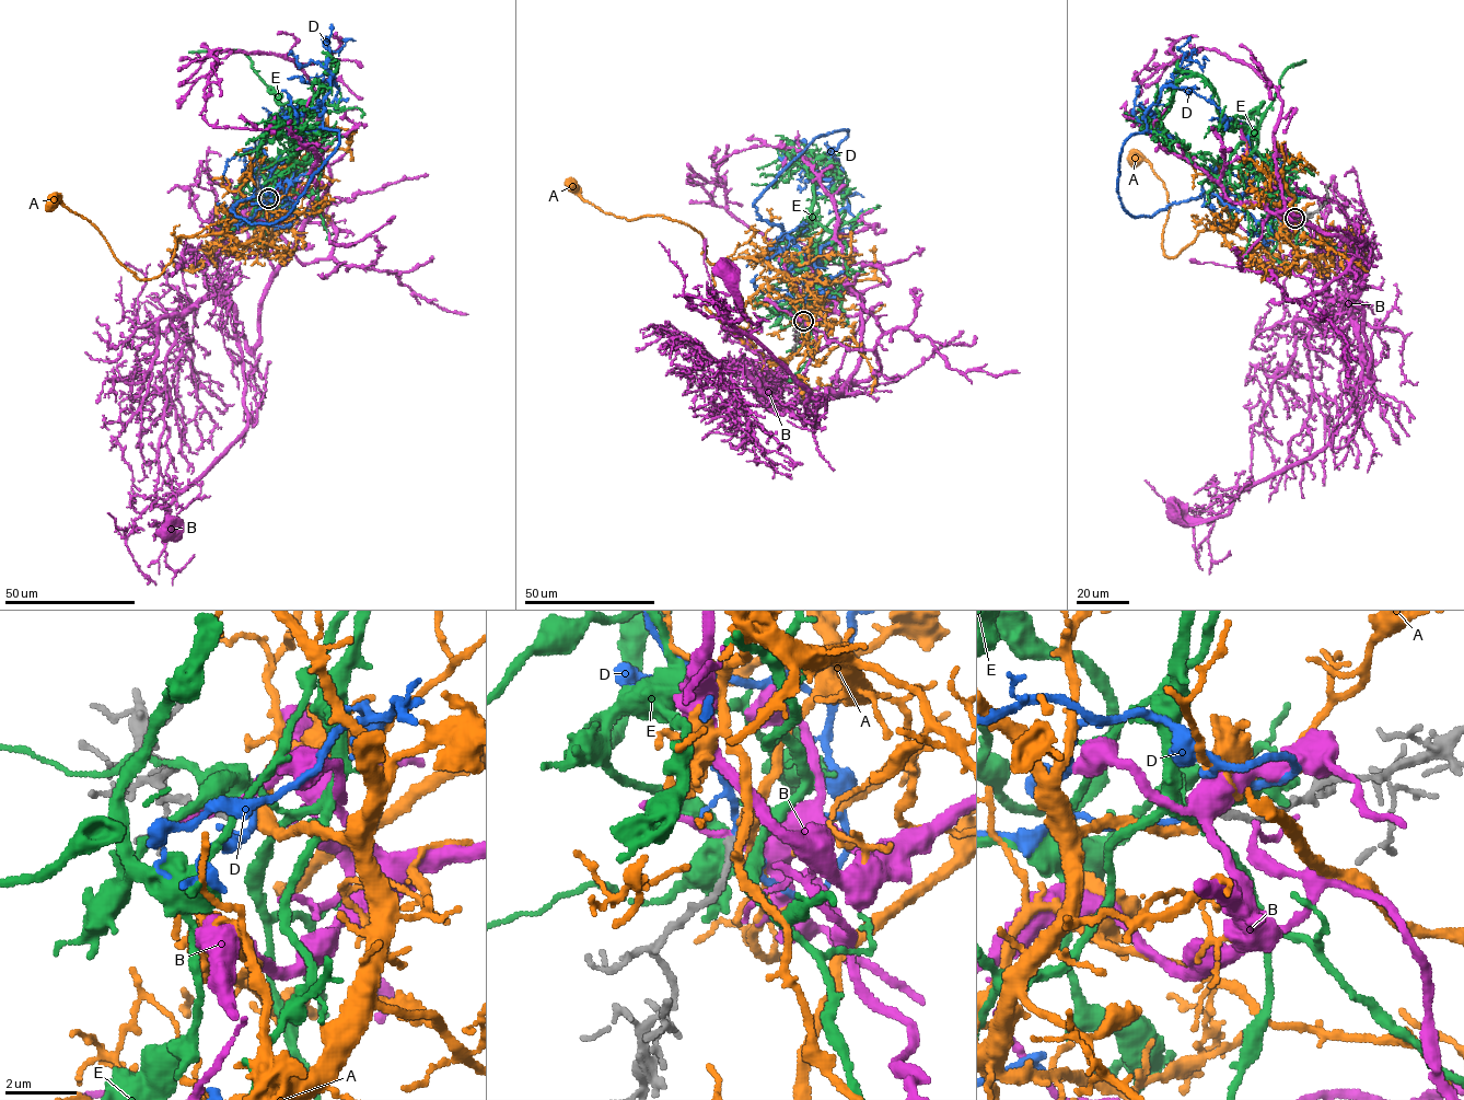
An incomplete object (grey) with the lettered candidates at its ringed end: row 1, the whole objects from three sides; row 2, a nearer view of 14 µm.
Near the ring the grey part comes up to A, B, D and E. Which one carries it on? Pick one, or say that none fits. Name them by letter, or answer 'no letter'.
A

